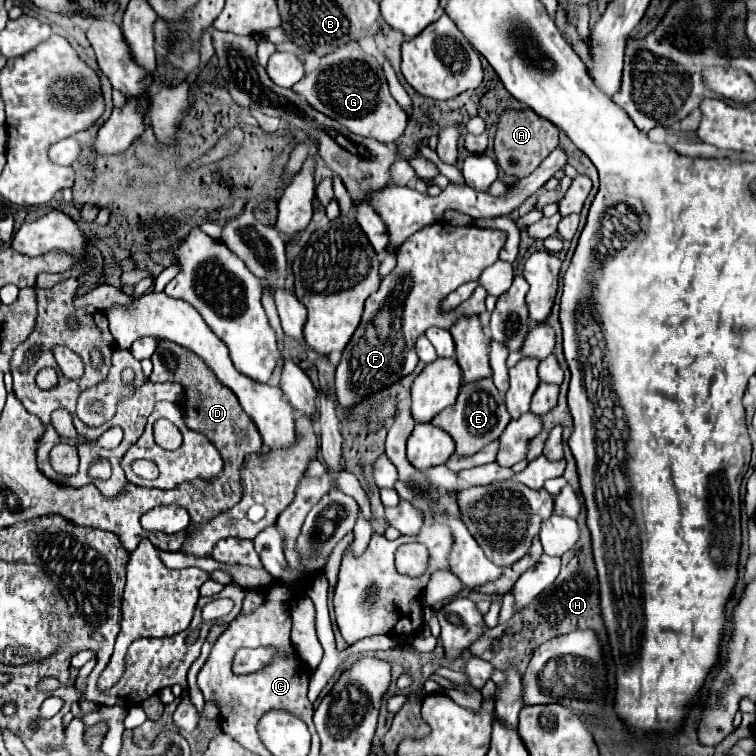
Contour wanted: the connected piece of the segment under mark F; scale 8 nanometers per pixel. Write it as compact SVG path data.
M444 220L412 234L408 242L398 248L396 268L382 278L378 292L366 300L362 322L346 344L336 368L336 400L344 414L350 414L350 410L370 394L414 372L418 364L414 344L430 326L450 328L458 316L486 312L484 298L488 294L484 288L476 288L456 310L442 312L440 304L458 286L478 280L482 270L498 260L504 242L504 232L476 226L452 226Z

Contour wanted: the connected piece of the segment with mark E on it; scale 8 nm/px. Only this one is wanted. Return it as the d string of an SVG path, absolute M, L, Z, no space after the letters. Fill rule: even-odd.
M492 378L464 382L462 388L460 388L456 404L444 408L440 414L436 414L432 418L432 424L446 430L454 438L456 454L460 454L460 456L476 454L486 444L498 440L500 432L504 432L508 422L510 422L510 414L506 410L506 404L504 404L500 392L496 392L496 386L492 384Z

